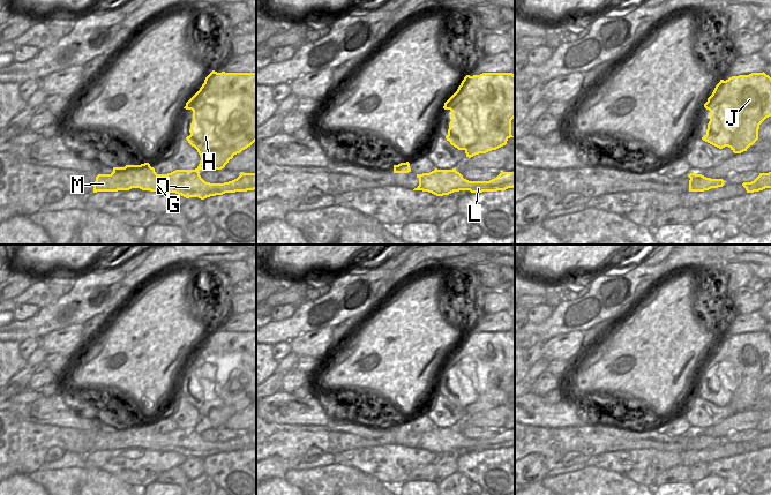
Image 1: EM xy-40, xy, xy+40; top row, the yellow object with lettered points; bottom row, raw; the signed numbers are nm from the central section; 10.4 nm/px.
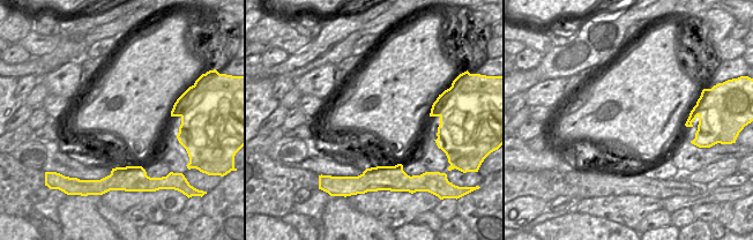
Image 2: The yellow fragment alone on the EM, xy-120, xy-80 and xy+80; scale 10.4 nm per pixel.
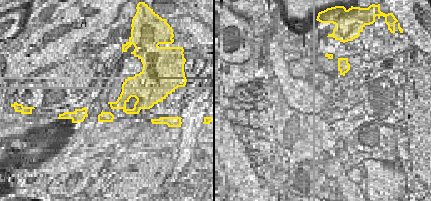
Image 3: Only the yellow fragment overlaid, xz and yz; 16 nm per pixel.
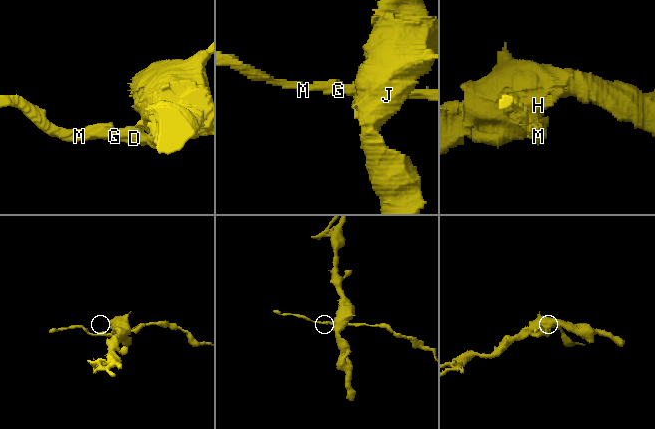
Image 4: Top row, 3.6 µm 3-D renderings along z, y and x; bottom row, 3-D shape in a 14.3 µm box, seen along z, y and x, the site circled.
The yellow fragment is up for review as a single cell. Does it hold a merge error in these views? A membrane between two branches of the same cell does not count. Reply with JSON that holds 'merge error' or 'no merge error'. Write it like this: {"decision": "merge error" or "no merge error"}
{"decision": "merge error"}

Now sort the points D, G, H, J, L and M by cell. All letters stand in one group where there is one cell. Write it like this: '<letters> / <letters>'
D G L M / H J

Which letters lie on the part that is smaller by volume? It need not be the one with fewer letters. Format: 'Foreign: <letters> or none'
Foreign: D, G, L, M.

